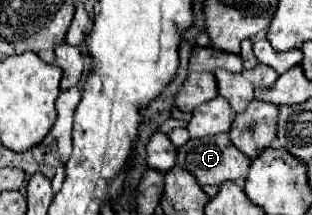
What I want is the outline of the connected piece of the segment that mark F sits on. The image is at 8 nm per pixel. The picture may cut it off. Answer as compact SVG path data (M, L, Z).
M218 134L218 136L206 136L206 138L198 138L198 140L190 140L188 144L178 148L178 160L176 164L188 172L192 172L198 180L200 186L220 186L226 180L232 182L244 182L246 180L246 172L250 170L252 160L238 152L238 148L234 148L234 144L230 144L230 136L228 134Z

